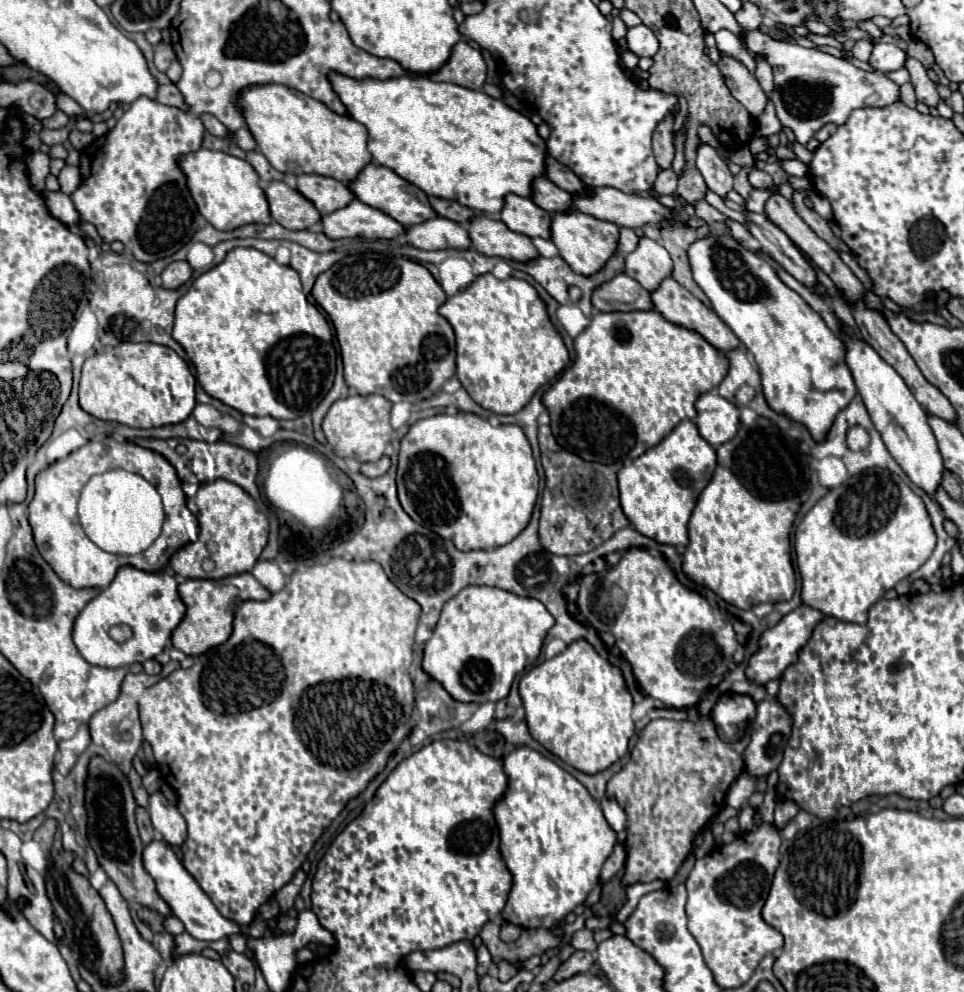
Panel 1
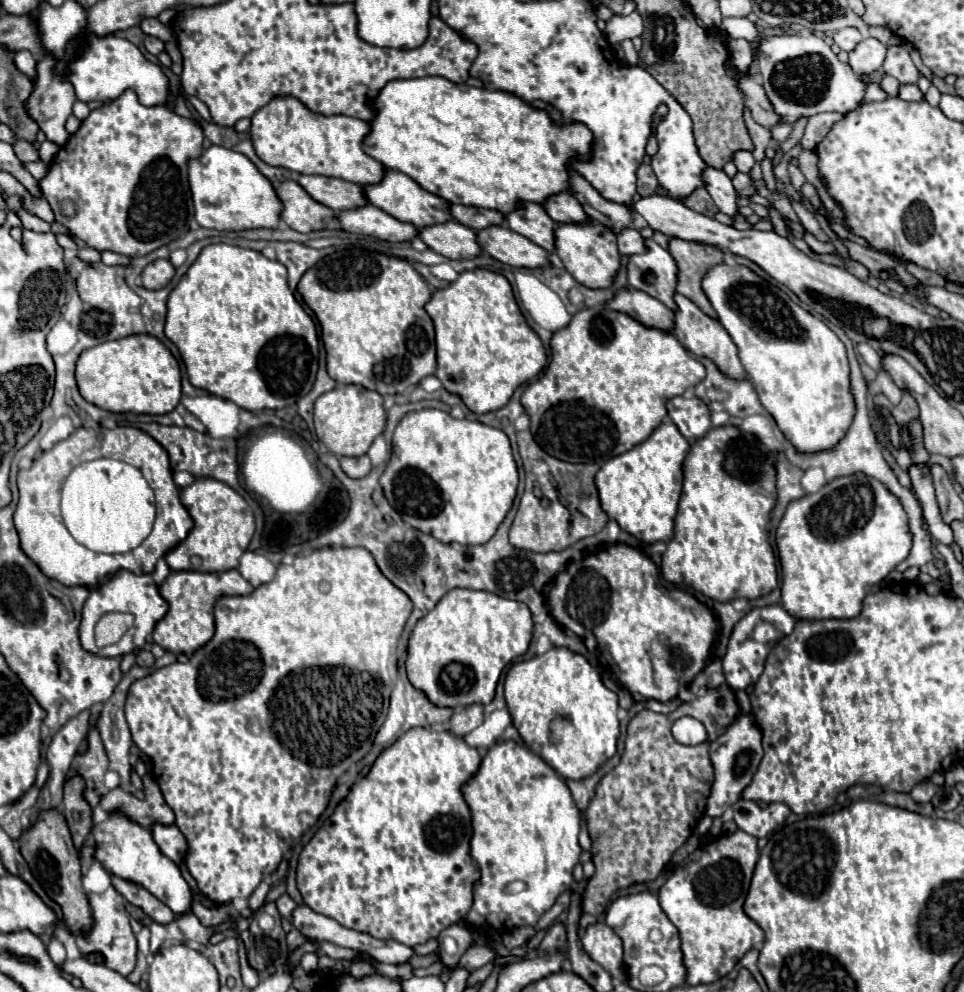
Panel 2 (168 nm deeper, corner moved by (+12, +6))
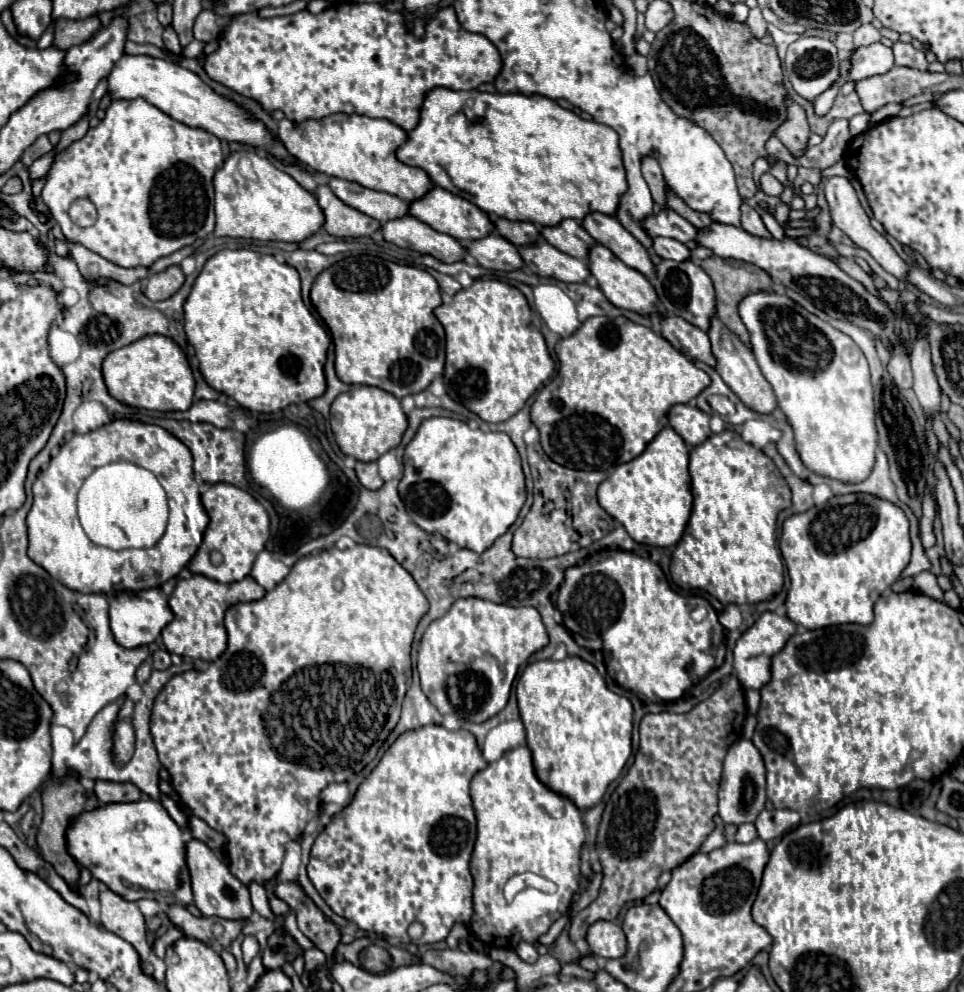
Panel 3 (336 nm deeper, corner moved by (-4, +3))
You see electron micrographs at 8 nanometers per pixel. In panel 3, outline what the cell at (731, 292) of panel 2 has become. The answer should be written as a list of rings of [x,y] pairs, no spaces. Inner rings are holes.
[[[752,293],[744,297],[738,311],[746,329],[750,331],[754,357],[776,393],[778,407],[782,409],[794,431],[796,451],[802,463],[816,475],[830,477],[848,485],[868,479],[868,475],[874,469],[878,433],[874,423],[870,371],[860,347],[842,331],[834,329],[820,317],[808,313],[790,297],[778,293]]]

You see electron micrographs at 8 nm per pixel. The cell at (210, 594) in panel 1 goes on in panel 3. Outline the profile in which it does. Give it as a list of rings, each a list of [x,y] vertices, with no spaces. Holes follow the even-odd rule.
[[[192,575],[188,579],[180,579],[174,587],[174,593],[168,599],[168,607],[174,613],[174,619],[162,629],[164,647],[170,653],[190,659],[216,661],[226,649],[226,629],[224,629],[224,611],[242,601],[258,601],[264,597],[264,589],[252,581],[252,577],[244,577],[234,583],[218,583],[204,575]]]

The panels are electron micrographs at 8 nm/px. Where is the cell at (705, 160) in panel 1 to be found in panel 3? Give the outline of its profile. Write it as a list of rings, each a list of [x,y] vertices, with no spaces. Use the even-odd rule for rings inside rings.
[[[742,203],[742,229],[750,235],[756,235],[756,237],[762,237],[762,239],[772,239],[770,231],[764,227],[760,215],[756,209],[752,209],[750,205]]]

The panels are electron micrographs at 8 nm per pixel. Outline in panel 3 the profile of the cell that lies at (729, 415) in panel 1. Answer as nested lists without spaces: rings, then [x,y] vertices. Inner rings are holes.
[[[674,405],[668,411],[670,427],[684,439],[686,445],[700,445],[710,437],[710,415],[690,405]]]

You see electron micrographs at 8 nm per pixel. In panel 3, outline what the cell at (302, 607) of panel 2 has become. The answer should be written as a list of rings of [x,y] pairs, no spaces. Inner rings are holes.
[[[354,545],[352,549],[324,549],[320,553],[302,557],[294,563],[288,577],[276,585],[276,589],[268,591],[262,599],[250,603],[232,605],[226,611],[224,627],[228,633],[228,649],[216,659],[206,671],[186,671],[174,675],[164,691],[156,697],[152,709],[152,735],[158,749],[160,763],[170,775],[170,783],[176,793],[182,797],[184,805],[188,805],[196,817],[206,821],[212,829],[224,833],[228,837],[226,853],[230,857],[230,871],[244,881],[264,883],[280,871],[286,843],[302,835],[306,823],[320,813],[320,791],[328,783],[342,783],[348,777],[360,773],[378,753],[380,745],[386,741],[390,731],[396,727],[400,719],[400,705],[408,689],[408,667],[410,667],[410,647],[414,639],[414,631],[422,615],[428,611],[428,599],[412,579],[412,575],[386,551],[370,545]],[[278,691],[278,737],[270,737],[266,731],[266,717],[274,715],[270,709],[272,697]]]

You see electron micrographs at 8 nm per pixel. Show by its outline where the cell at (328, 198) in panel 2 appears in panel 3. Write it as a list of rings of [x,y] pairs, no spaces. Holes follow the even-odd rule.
[[[332,177],[328,181],[328,185],[334,191],[334,195],[338,199],[342,199],[346,205],[350,205],[350,207],[378,219],[380,223],[386,223],[386,221],[400,219],[400,217],[408,215],[410,203],[398,199],[396,195],[366,189],[366,187],[358,185],[358,183],[350,183],[350,181],[336,179],[336,177]]]

